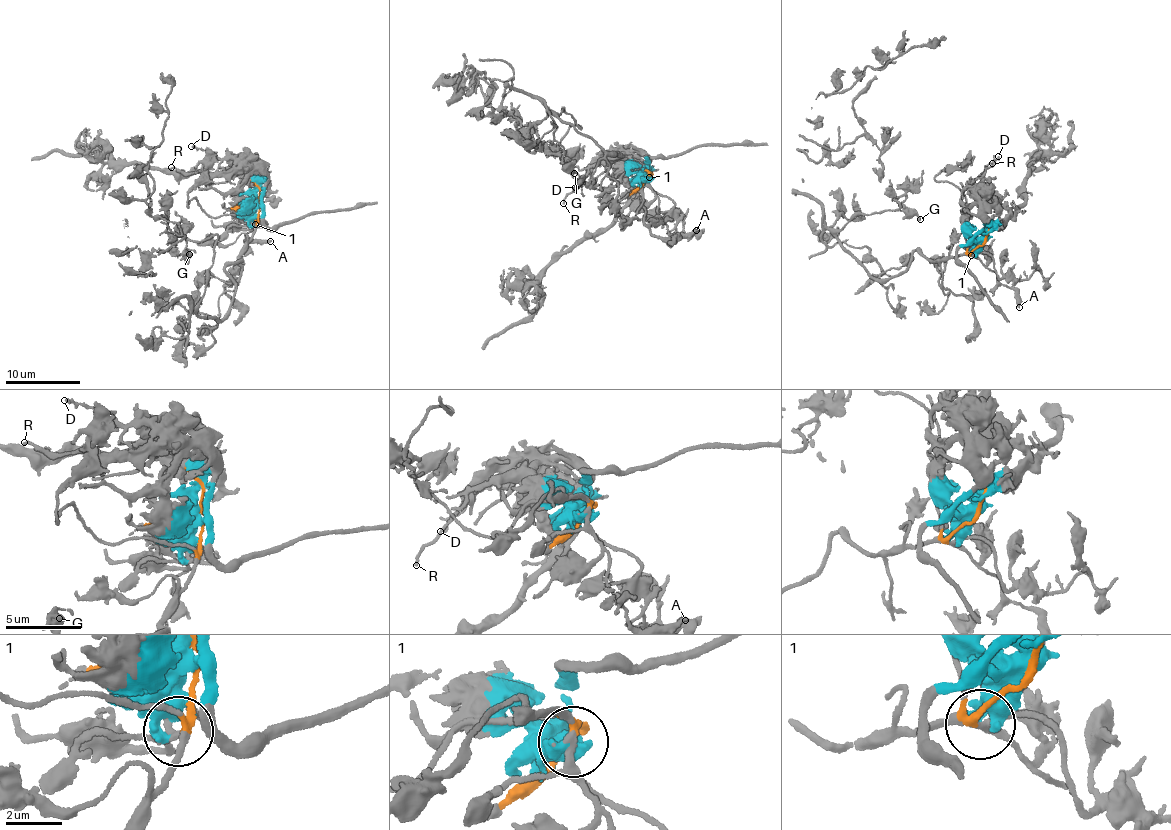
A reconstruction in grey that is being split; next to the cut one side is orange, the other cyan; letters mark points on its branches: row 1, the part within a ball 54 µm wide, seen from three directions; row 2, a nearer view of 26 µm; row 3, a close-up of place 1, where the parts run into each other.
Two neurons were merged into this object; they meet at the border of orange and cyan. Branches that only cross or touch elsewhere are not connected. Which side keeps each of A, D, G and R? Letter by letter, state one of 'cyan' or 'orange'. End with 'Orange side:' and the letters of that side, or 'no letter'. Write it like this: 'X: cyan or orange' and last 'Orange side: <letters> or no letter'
A: orange
D: cyan
G: orange
R: cyan
Orange side: A, G

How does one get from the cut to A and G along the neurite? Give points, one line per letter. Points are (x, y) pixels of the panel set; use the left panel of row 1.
A: (255, 201), (261, 206), (257, 223), (245, 234), (245, 241), (270, 241)
G: (255, 201), (241, 260), (224, 270), (236, 288), (223, 317), (196, 312), (218, 236), (186, 241), (188, 254)

